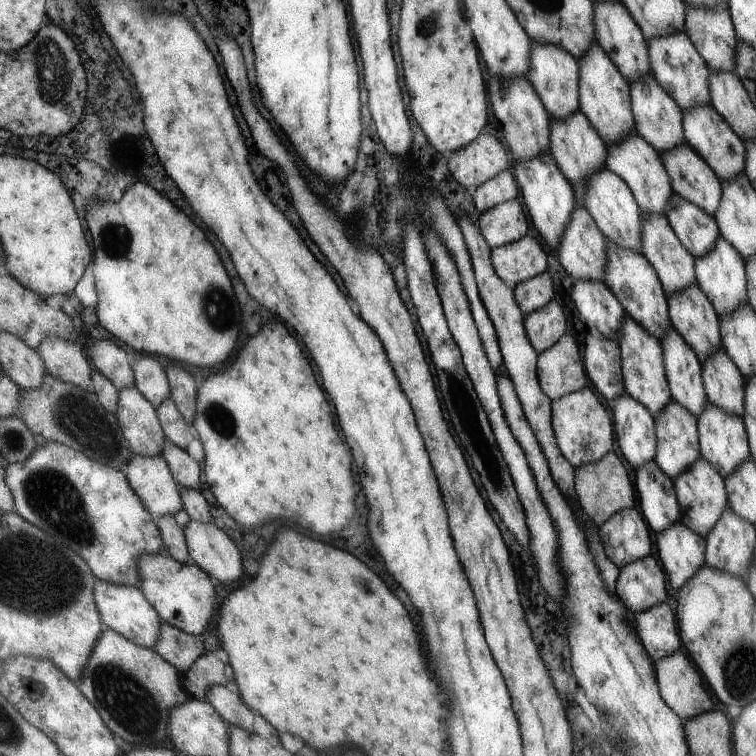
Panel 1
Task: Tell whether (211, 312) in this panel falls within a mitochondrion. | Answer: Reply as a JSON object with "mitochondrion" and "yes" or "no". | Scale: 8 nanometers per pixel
{"mitochondrion":"yes"}

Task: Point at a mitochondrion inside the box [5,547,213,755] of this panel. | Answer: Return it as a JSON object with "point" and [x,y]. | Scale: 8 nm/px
{"point":[124,700]}

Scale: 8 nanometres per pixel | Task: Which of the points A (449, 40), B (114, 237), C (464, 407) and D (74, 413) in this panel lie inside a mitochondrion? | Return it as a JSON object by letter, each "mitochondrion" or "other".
{"A":"other","B":"mitochondrion","C":"mitochondrion","D":"mitochondrion"}

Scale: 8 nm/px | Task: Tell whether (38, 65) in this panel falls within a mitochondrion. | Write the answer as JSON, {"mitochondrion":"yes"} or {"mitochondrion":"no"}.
{"mitochondrion":"yes"}

